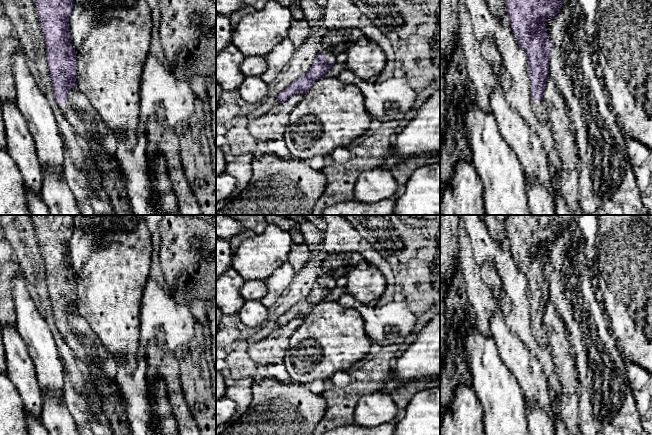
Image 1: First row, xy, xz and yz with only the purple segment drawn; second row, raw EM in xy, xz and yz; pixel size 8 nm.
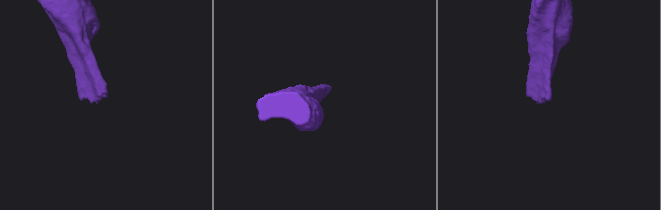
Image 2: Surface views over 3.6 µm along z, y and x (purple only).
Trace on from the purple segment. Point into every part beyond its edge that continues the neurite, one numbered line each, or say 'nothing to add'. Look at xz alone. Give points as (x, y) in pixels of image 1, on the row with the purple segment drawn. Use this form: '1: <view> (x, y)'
1: xz (329, 56)

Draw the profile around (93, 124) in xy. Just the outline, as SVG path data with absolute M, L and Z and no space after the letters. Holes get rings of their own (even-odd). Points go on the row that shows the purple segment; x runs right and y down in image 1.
M69 88L67 101L72 110L81 118L87 135L95 137L110 156L115 155L117 149L116 135L104 124L87 97L77 88Z

